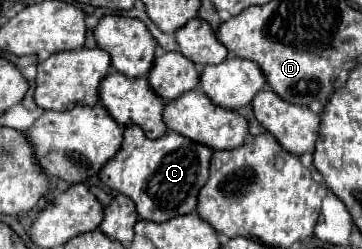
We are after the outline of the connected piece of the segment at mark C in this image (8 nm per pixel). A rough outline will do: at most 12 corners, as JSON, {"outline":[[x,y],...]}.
{"outline":[[127,125],[99,177],[163,223],[197,209],[211,147]]}

